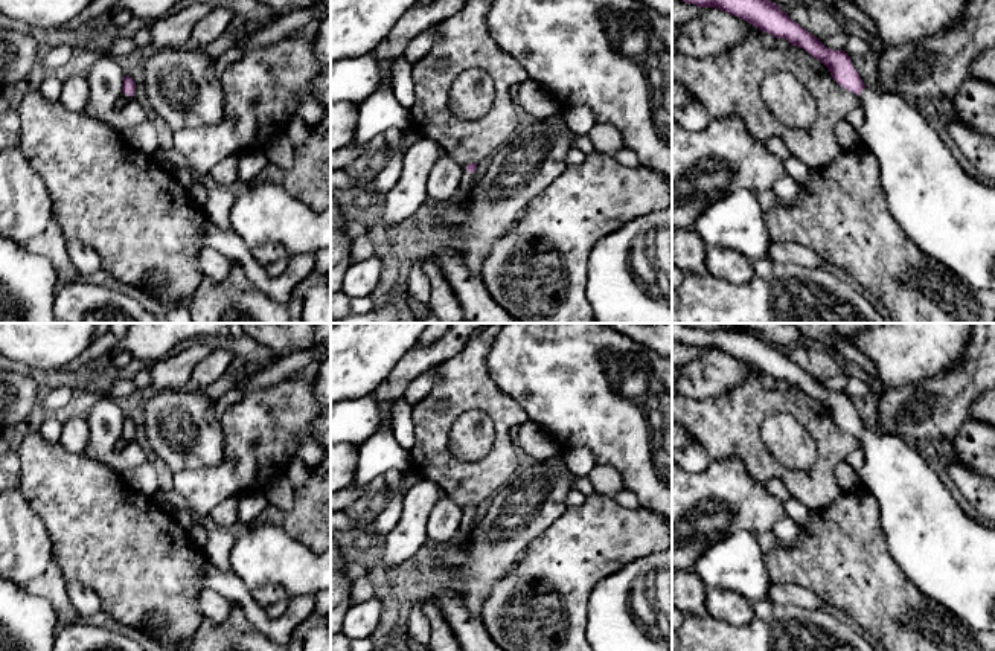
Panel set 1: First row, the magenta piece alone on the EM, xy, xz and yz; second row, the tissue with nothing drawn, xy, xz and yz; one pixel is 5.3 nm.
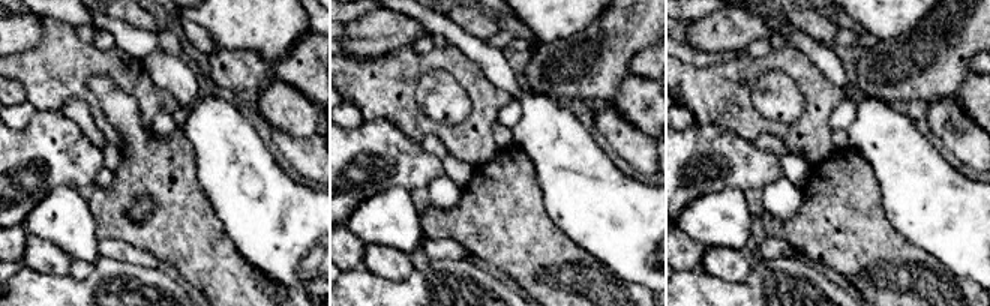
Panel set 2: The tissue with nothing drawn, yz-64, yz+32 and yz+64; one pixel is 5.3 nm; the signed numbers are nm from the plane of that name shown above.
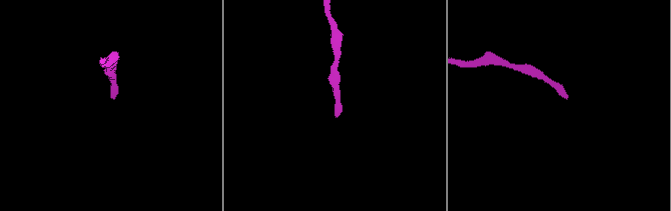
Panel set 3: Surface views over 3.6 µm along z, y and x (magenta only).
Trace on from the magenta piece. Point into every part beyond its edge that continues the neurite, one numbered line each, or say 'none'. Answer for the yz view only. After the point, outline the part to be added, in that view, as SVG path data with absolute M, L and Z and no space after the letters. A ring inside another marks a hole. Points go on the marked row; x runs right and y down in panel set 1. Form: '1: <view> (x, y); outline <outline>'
1: yz (950, 215); outline M865 87L861 91L861 107L865 119L858 128L859 143L878 160L887 207L894 221L926 256L949 268L958 279L995 293L995 188L968 175L917 107L905 98Z

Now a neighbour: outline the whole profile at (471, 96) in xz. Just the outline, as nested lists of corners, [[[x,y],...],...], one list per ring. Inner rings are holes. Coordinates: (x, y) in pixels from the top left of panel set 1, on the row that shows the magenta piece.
[[[480,69],[460,73],[448,91],[450,113],[460,120],[483,117],[494,104],[494,79]]]

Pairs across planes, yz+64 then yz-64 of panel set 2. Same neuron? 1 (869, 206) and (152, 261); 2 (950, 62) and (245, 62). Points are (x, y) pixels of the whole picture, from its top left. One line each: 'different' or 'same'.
1: different
2: same

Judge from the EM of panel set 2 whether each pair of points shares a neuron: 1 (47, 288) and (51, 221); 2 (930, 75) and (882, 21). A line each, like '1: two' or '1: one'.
1: two
2: two

